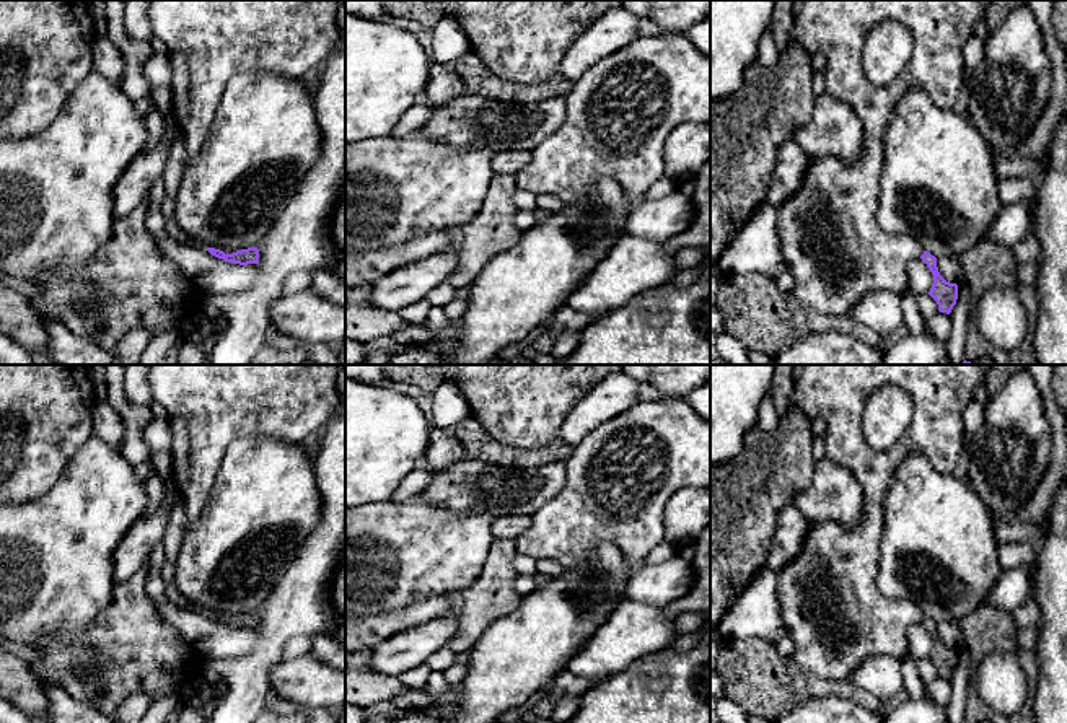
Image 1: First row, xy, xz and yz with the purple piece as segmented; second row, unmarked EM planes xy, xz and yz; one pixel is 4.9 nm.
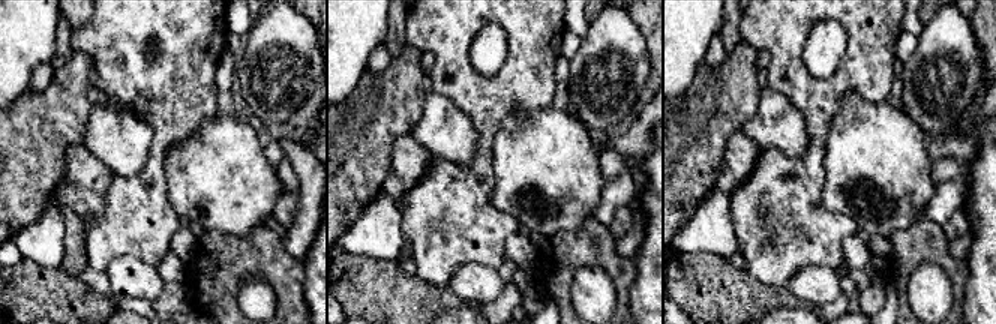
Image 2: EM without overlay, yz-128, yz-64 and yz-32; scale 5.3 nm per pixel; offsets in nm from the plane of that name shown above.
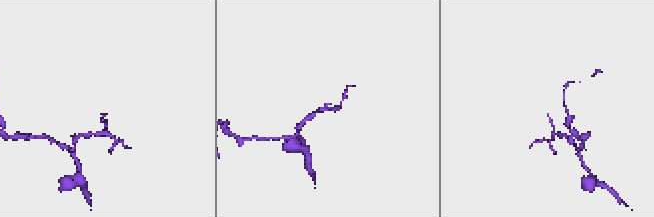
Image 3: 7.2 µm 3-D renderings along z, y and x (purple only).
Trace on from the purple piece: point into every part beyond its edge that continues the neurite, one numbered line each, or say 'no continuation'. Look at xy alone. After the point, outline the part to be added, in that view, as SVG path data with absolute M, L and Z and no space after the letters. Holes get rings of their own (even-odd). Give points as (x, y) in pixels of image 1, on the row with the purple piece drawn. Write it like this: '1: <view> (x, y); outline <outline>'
no continuation

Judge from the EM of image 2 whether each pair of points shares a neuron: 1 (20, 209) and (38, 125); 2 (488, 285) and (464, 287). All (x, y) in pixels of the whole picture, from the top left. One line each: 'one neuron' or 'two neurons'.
1: one neuron
2: one neuron

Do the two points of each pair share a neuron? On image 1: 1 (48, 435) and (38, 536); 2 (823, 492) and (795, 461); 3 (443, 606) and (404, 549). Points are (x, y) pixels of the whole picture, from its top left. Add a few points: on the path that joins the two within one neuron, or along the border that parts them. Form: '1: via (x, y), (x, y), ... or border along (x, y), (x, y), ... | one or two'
1: border along (65, 466), (61, 477), (43, 495), (17, 505) | two
2: border along (816, 461), (812, 471), (812, 482), (792, 502) | two
3: border along (471, 582), (461, 590), (429, 595), (399, 608) | two

